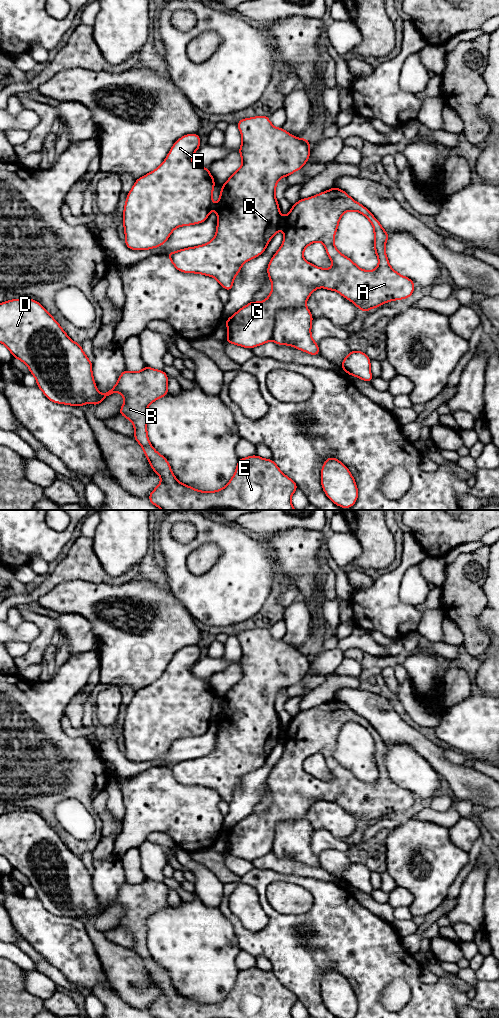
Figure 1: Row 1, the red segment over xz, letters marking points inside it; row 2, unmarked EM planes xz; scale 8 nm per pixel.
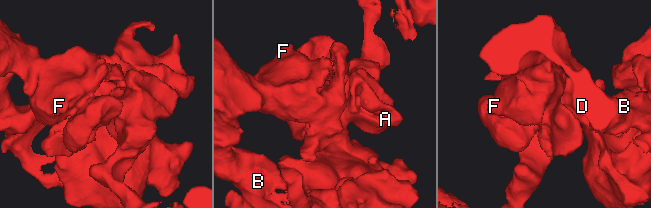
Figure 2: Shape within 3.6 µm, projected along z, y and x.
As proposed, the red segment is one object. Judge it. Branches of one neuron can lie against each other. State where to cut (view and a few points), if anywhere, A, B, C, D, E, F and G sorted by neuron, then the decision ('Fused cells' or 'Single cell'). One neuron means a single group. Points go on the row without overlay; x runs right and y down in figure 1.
Split along xz (304, 816), (298, 819), (281, 820), (277, 824), (271, 850). Groups: A G / B C D E F. Fused cells

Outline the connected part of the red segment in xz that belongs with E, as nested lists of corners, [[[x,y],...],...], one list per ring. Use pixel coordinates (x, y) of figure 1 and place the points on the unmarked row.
[[[13,811],[0,815],[0,854],[14,870],[29,879],[37,892],[37,899],[52,914],[78,919],[86,915],[96,918],[115,904],[124,908],[124,916],[118,926],[133,935],[133,950],[142,958],[153,983],[161,989],[161,995],[148,1010],[155,1018],[292,1018],[291,1008],[298,1001],[297,996],[281,984],[273,971],[267,972],[257,967],[240,970],[231,992],[217,1003],[198,1003],[176,991],[167,971],[152,959],[147,947],[147,919],[169,906],[168,887],[163,882],[146,877],[139,884],[125,881],[116,897],[105,906],[100,906],[92,887],[92,874],[81,857],[72,853],[48,823],[33,811]]]

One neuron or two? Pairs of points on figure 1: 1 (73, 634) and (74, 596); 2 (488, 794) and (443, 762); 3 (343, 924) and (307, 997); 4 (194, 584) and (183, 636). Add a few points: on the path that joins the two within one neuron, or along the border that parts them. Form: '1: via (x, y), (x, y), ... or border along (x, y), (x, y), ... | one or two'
1: border along (61, 613), (78, 613), (90, 623), (92, 628) | two
2: via (477, 787), (467, 784), (454, 773) | one
3: via (325, 942), (307, 960), (307, 979) | one
4: border along (173, 593), (195, 619) | two

